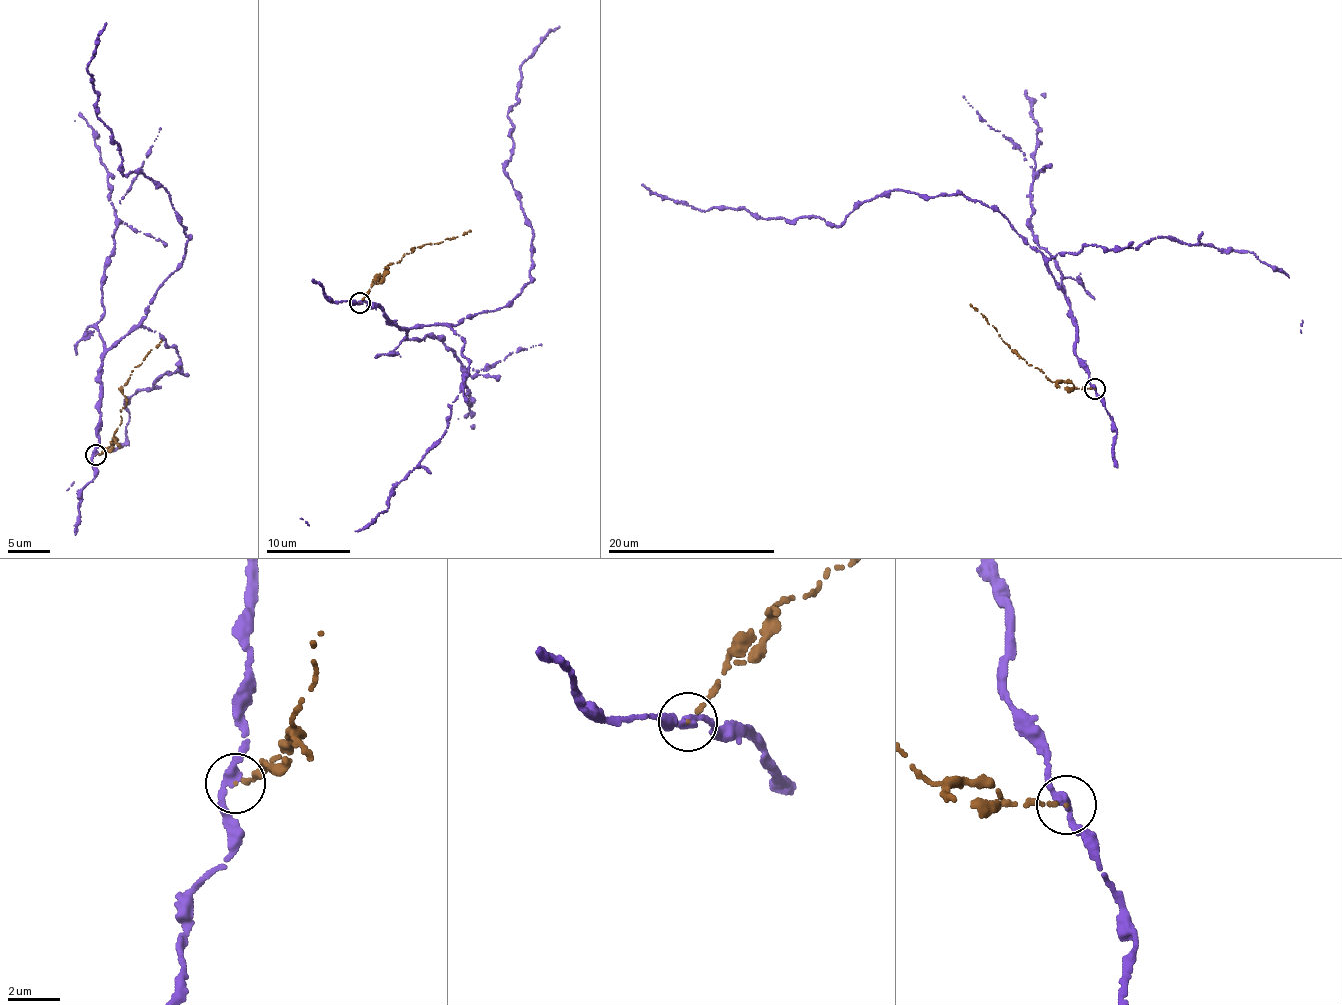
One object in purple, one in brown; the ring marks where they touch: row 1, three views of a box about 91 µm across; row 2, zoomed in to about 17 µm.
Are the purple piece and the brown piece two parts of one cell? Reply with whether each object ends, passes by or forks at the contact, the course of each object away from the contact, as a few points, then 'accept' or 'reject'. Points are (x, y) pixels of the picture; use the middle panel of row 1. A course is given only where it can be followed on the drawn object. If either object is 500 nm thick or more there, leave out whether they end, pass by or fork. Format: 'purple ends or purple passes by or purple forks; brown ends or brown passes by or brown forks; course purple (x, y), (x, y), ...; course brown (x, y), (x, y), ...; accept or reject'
purple passes by; brown ends; course purple (358, 302), (399, 329), (452, 326), (531, 279), (507, 111), (559, 26); course brown (360, 301), (383, 277), (387, 266), (417, 247), (471, 231); reject

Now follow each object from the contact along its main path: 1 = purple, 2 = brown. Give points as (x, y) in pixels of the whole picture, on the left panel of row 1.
1: (94, 455), (102, 360), (189, 238), (166, 190), (123, 175), (95, 113), (87, 69), (105, 23)
2: (96, 455), (114, 442), (127, 401), (123, 384), (162, 339)

